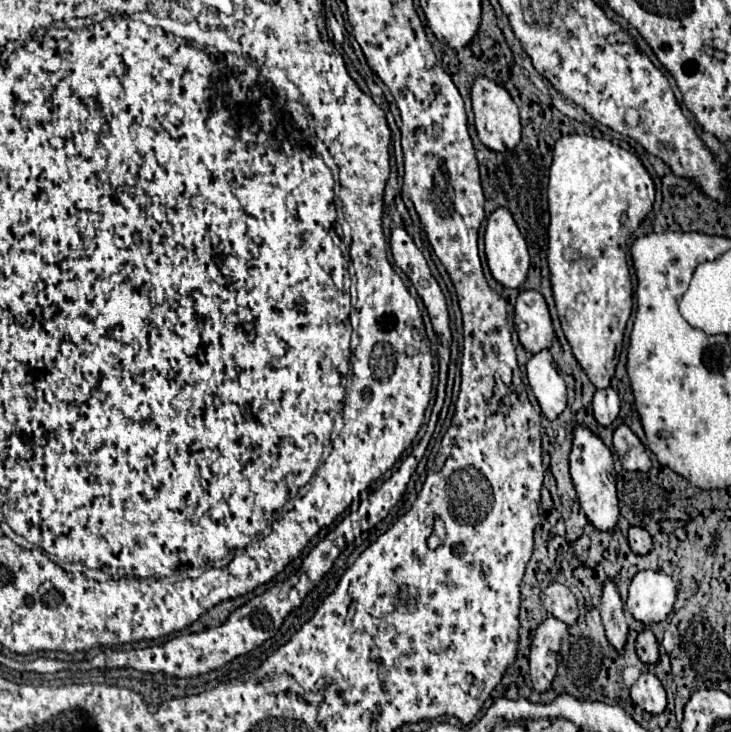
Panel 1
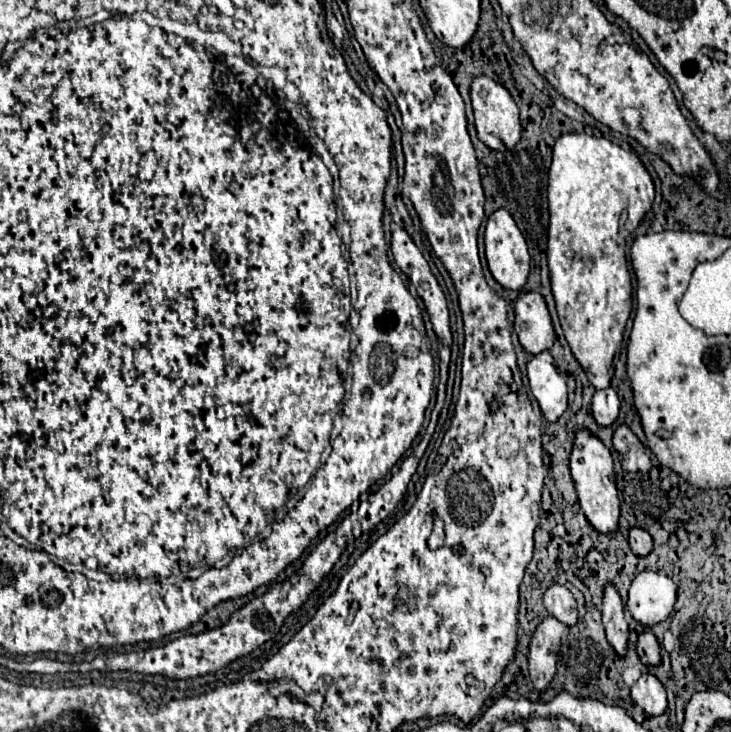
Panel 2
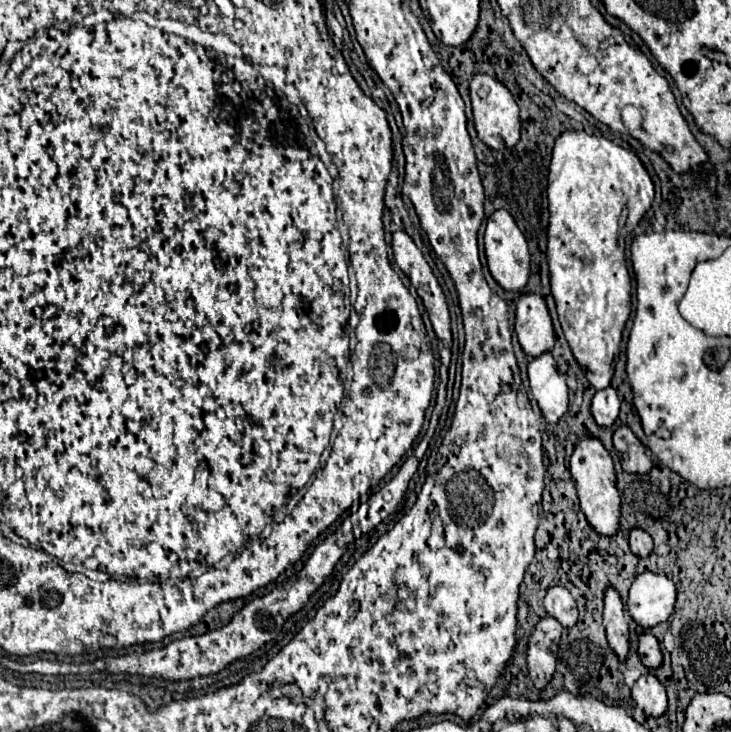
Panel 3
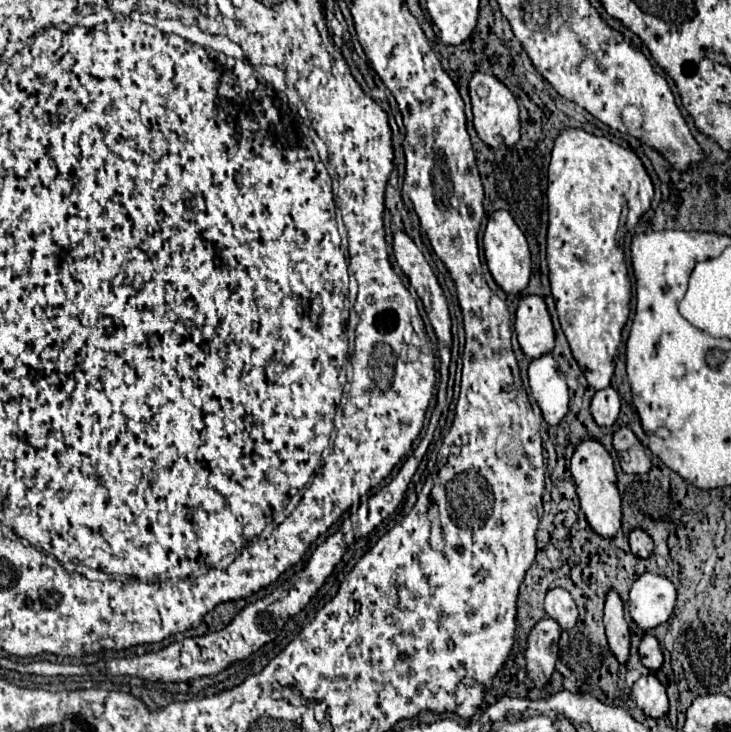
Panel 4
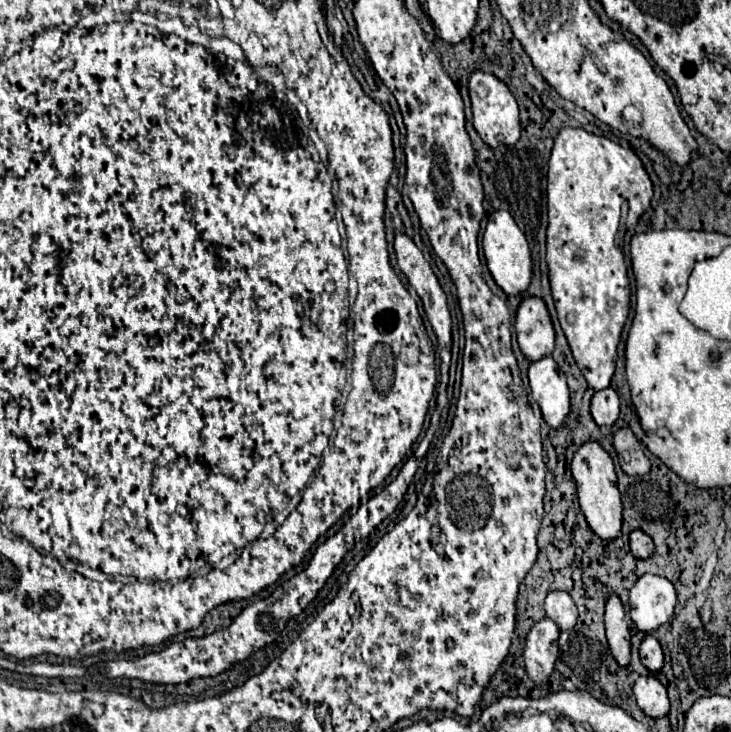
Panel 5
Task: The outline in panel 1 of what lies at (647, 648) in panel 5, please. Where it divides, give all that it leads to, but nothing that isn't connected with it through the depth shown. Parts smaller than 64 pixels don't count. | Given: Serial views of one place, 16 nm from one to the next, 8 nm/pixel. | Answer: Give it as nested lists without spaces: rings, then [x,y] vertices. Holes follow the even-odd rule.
[[[644,628],[636,638],[636,654],[644,664],[658,662],[658,640],[650,628]]]

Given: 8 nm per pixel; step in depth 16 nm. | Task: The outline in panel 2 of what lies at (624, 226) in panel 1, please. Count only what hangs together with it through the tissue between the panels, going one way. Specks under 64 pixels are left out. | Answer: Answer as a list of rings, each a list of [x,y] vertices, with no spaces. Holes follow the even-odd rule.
[[[564,134],[554,144],[554,158],[548,182],[548,266],[552,294],[564,336],[574,358],[594,388],[608,388],[622,350],[622,334],[632,312],[632,282],[626,262],[626,238],[638,228],[654,202],[654,182],[634,152],[628,152],[606,138],[588,134]]]

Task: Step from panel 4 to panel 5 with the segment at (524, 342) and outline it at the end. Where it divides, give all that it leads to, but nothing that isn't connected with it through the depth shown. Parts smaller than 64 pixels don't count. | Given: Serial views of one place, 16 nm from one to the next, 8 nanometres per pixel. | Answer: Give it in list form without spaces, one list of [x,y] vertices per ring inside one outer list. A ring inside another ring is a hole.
[[[528,296],[516,310],[516,334],[520,350],[530,360],[540,360],[554,350],[554,328],[546,304],[538,296]]]

